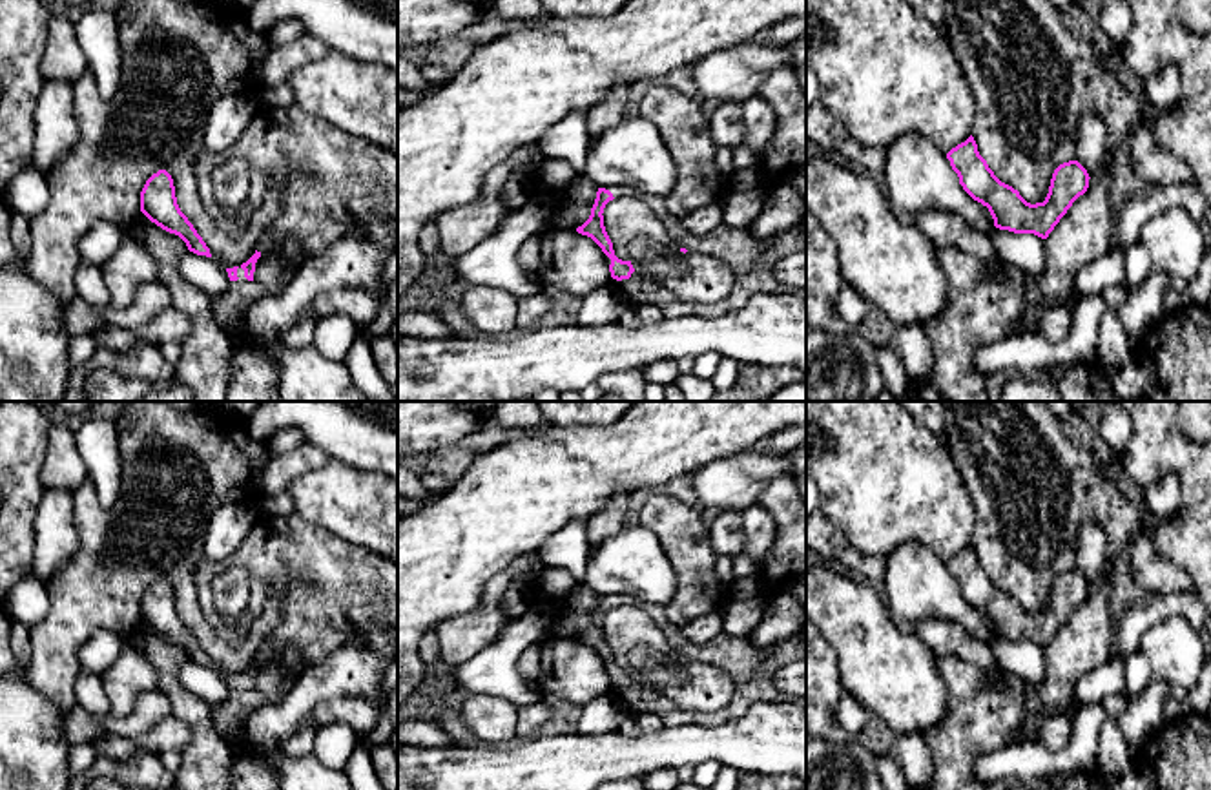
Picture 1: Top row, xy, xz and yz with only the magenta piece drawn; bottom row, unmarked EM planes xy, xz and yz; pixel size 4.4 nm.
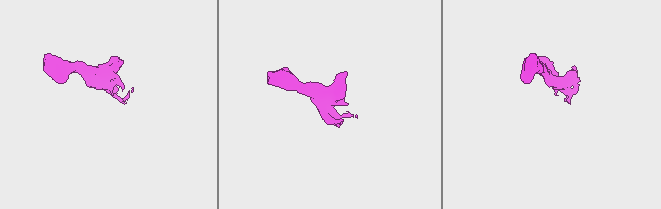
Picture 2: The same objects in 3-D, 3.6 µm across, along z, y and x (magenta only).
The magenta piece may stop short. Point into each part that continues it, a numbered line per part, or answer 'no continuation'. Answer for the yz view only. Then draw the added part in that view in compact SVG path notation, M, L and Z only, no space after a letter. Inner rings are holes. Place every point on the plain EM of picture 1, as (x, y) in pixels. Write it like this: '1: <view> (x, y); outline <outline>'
no continuation

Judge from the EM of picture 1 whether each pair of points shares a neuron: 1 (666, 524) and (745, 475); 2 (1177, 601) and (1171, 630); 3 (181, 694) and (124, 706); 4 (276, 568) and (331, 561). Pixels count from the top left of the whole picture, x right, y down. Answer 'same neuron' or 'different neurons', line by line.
1: different neurons
2: different neurons
3: different neurons
4: same neuron

